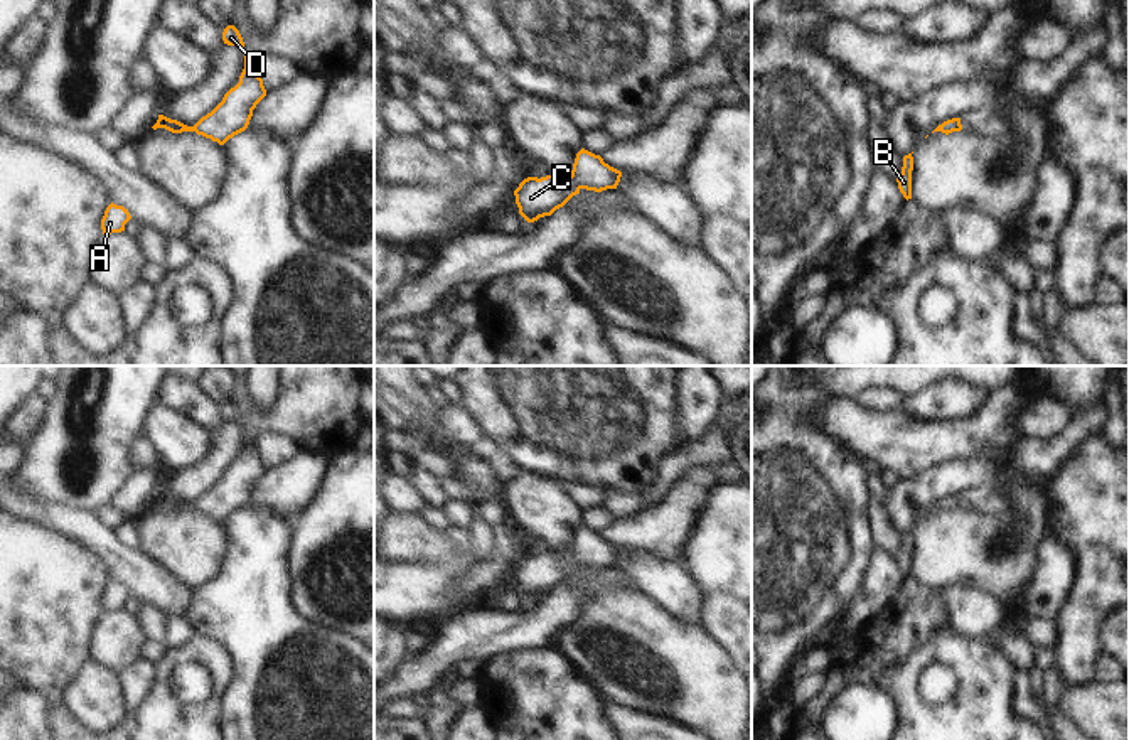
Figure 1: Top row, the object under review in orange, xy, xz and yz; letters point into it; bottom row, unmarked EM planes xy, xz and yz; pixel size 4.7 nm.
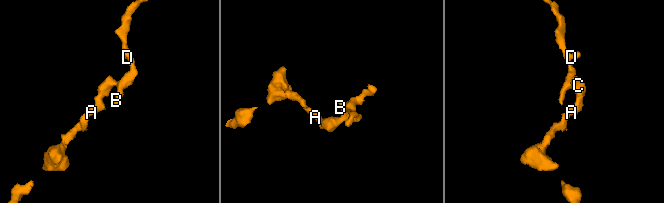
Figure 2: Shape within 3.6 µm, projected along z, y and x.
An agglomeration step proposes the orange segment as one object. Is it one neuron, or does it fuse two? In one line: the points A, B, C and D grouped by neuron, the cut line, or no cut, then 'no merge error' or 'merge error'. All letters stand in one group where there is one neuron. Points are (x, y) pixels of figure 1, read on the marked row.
groups A B C D; cut none; no merge error

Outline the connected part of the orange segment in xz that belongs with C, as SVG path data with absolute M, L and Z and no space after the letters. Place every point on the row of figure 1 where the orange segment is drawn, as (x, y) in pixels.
M585 148L576 153L570 175L527 177L514 190L519 214L534 223L563 207L581 189L602 192L617 189L622 172Z

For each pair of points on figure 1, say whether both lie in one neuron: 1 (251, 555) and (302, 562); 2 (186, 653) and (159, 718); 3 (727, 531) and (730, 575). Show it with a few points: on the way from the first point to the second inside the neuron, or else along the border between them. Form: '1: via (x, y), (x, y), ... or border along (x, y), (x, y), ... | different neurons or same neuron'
1: border along (294, 523), (290, 573), (297, 599) | different neurons
2: via (169, 666), (165, 670), (165, 702) | same neuron
3: via (730, 541), (730, 565) | same neuron

